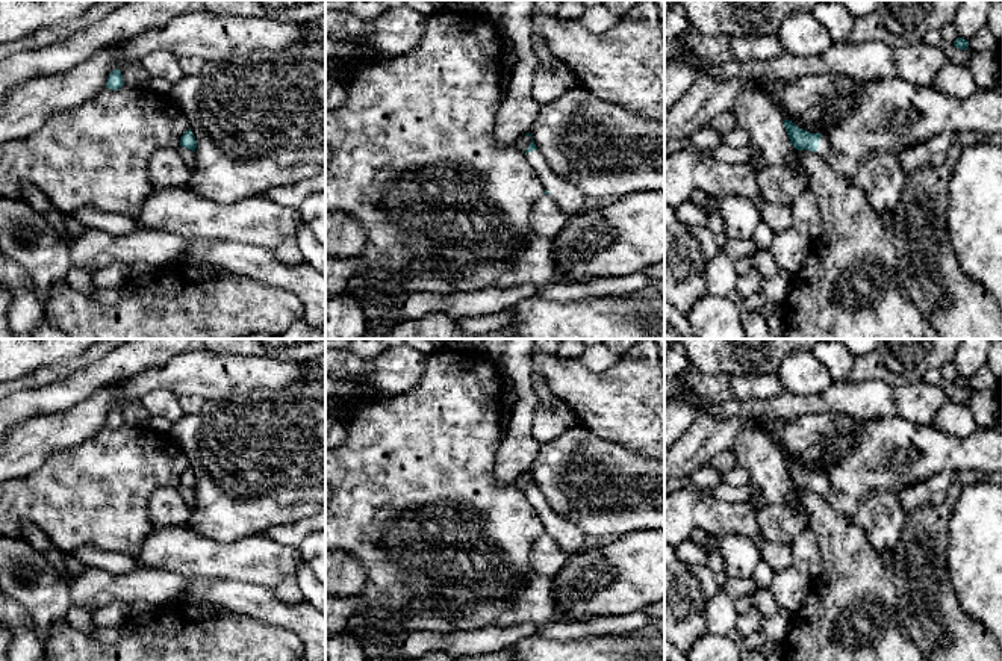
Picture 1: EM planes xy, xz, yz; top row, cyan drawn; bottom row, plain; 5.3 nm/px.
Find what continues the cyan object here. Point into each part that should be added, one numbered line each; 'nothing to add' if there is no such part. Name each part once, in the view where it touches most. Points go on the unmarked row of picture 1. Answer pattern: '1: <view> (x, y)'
1: yz (824, 484)

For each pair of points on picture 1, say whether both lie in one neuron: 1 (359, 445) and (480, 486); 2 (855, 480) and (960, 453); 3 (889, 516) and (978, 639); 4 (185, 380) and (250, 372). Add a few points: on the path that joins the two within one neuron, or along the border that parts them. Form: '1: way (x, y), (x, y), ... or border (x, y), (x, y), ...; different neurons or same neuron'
1: way (389, 474), (397, 481), (412, 486), (450, 486); same neuron
2: way (872, 451), (883, 439), (911, 436), (931, 451); same neuron
3: border (905, 516), (899, 537), (890, 548); different neurons
4: way (202, 375), (233, 375); same neuron

